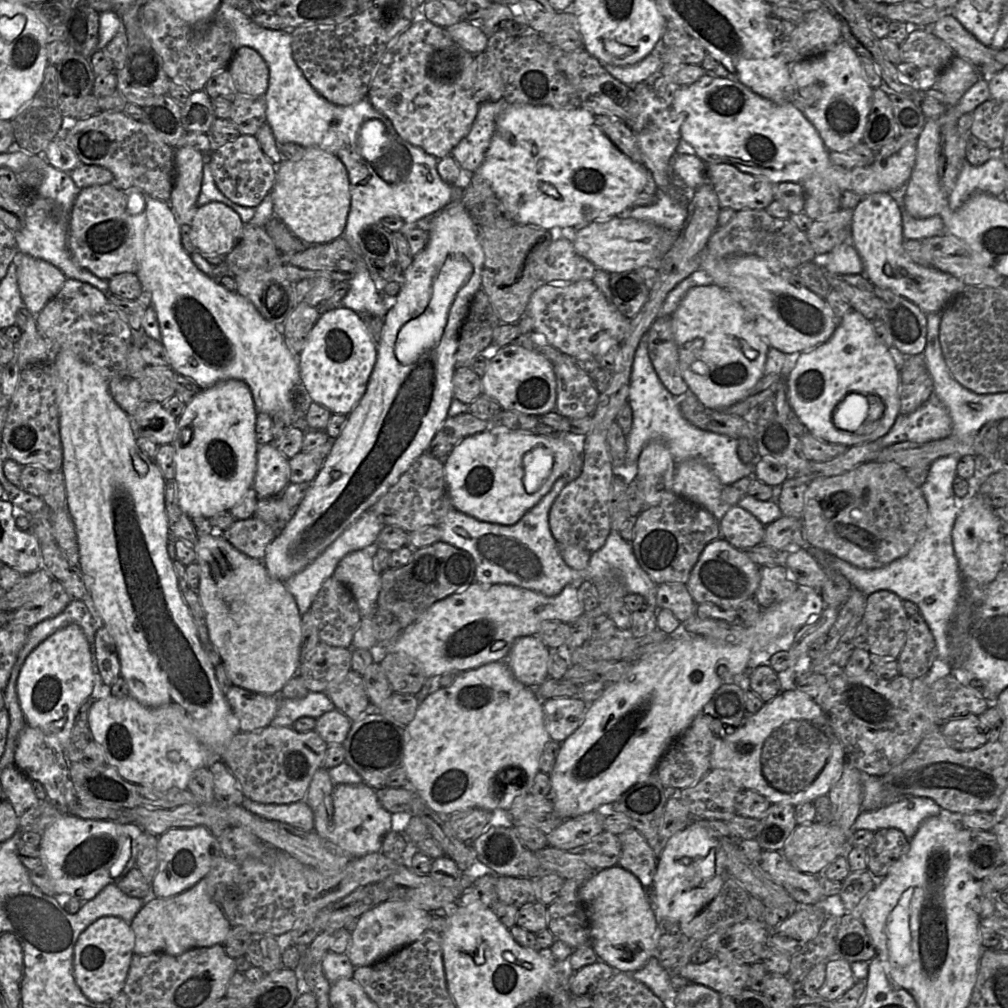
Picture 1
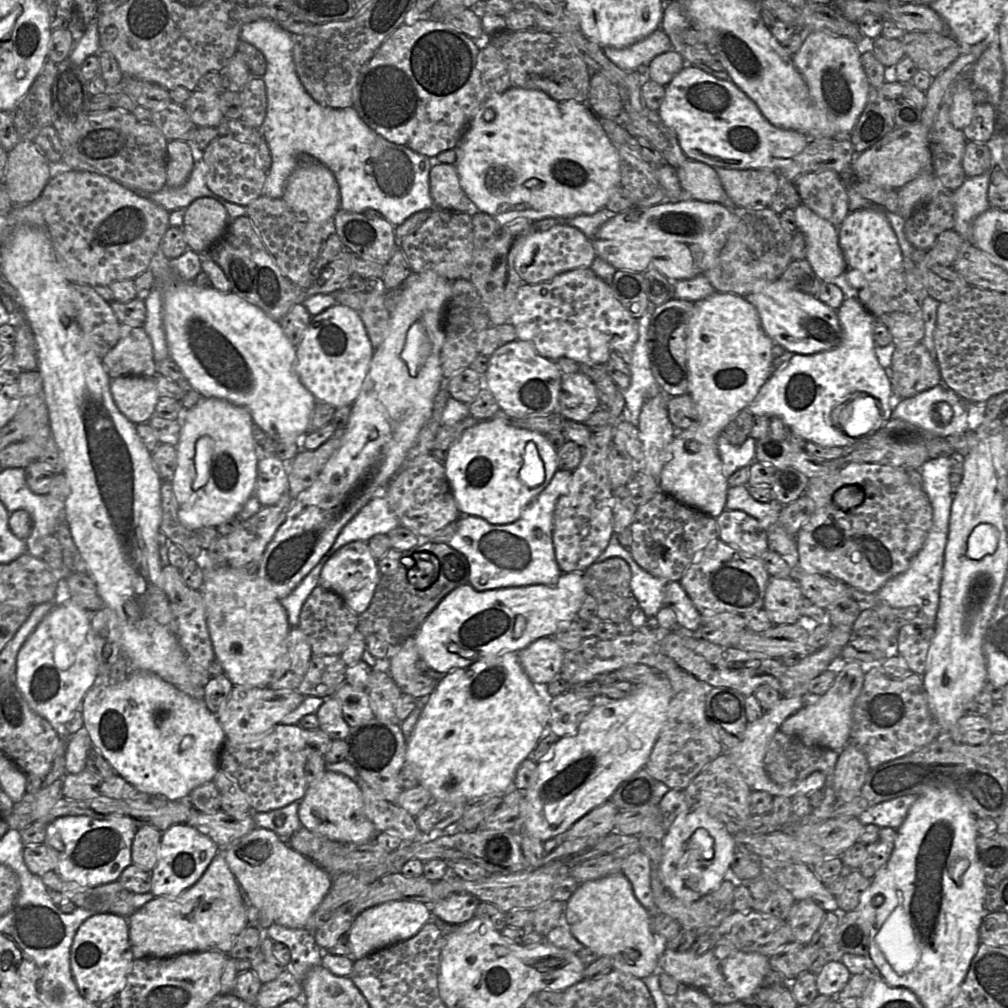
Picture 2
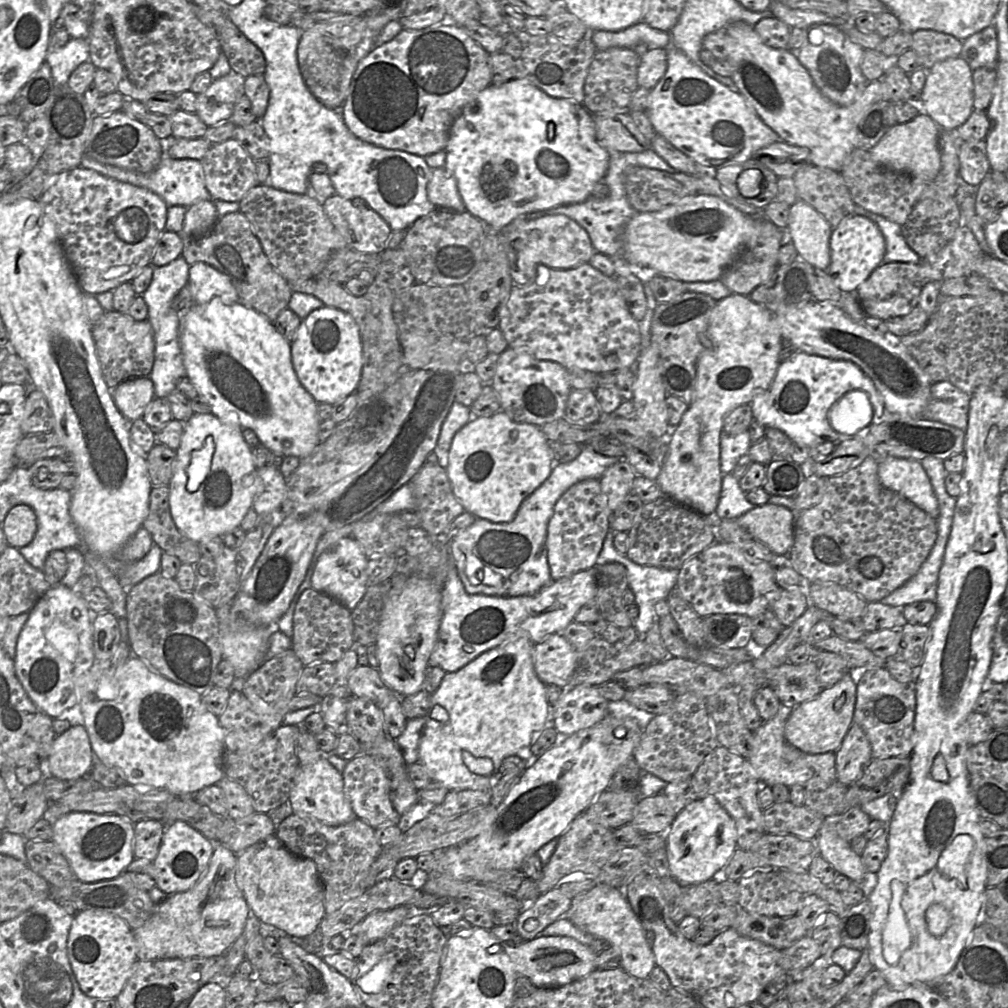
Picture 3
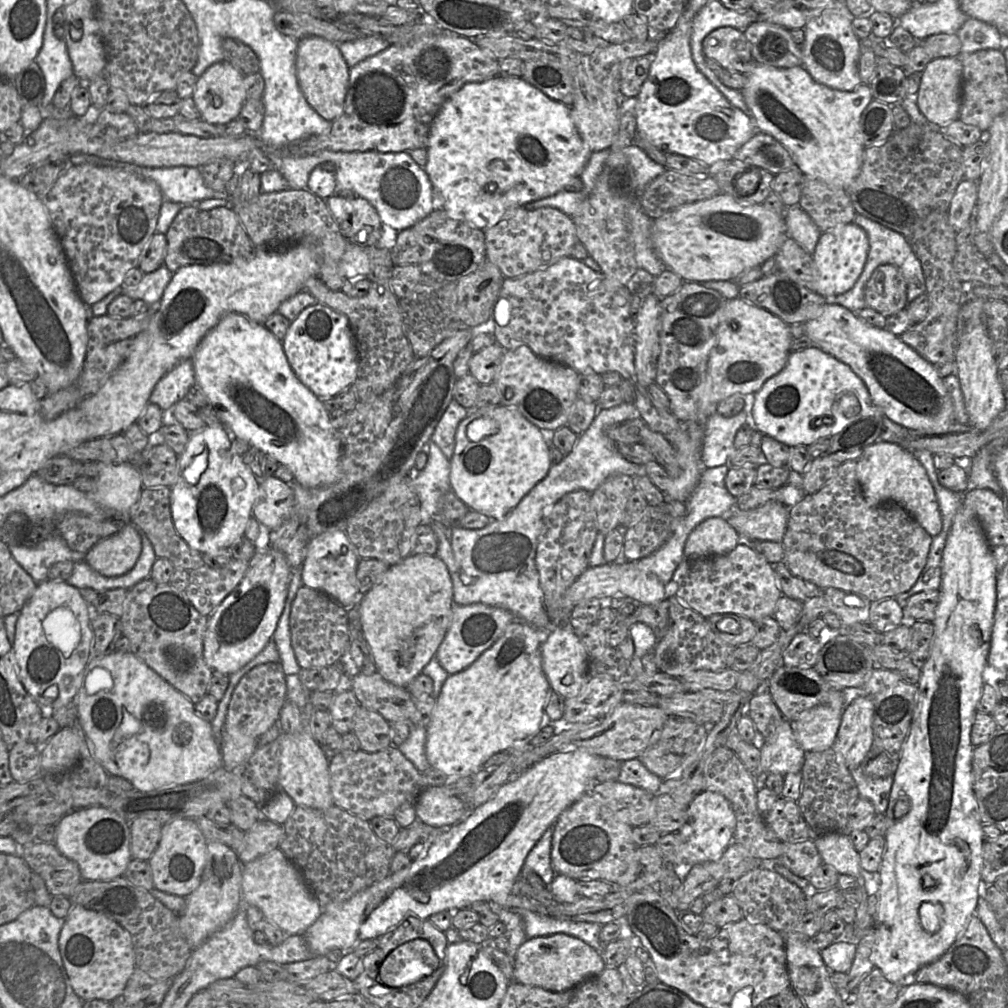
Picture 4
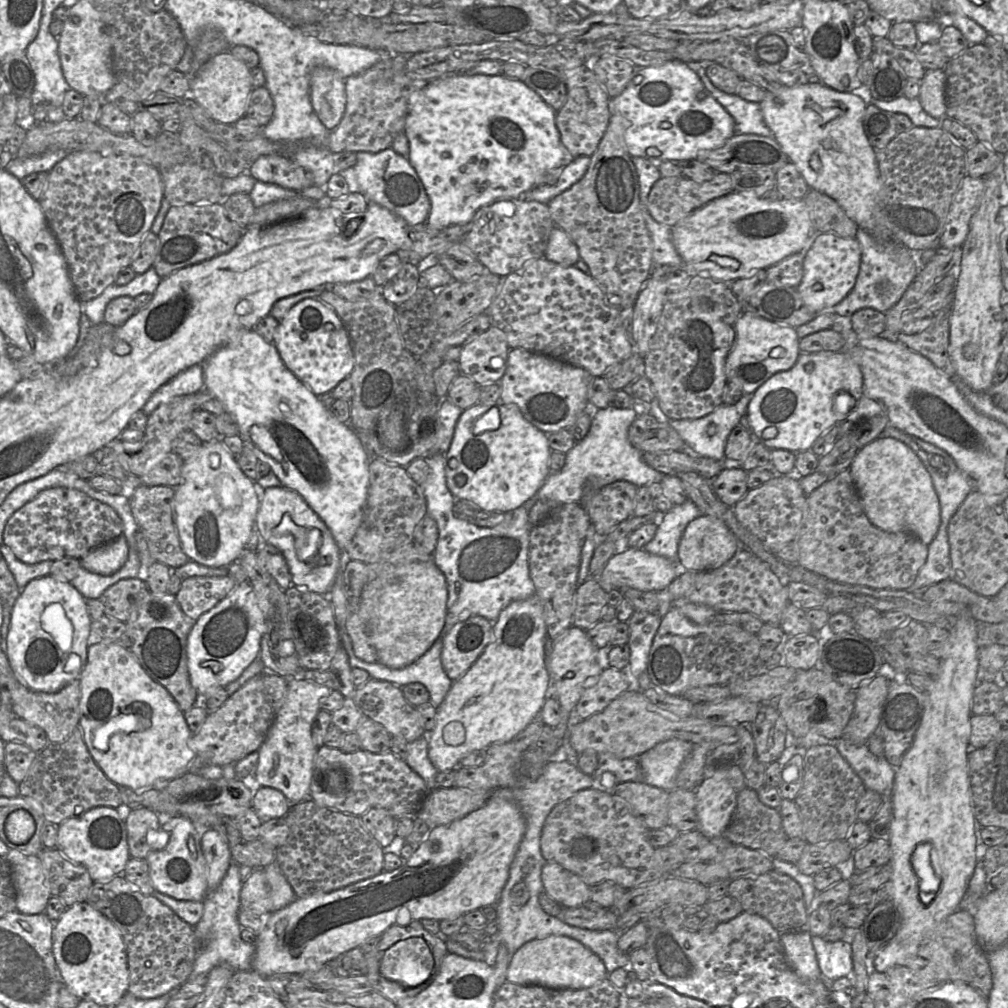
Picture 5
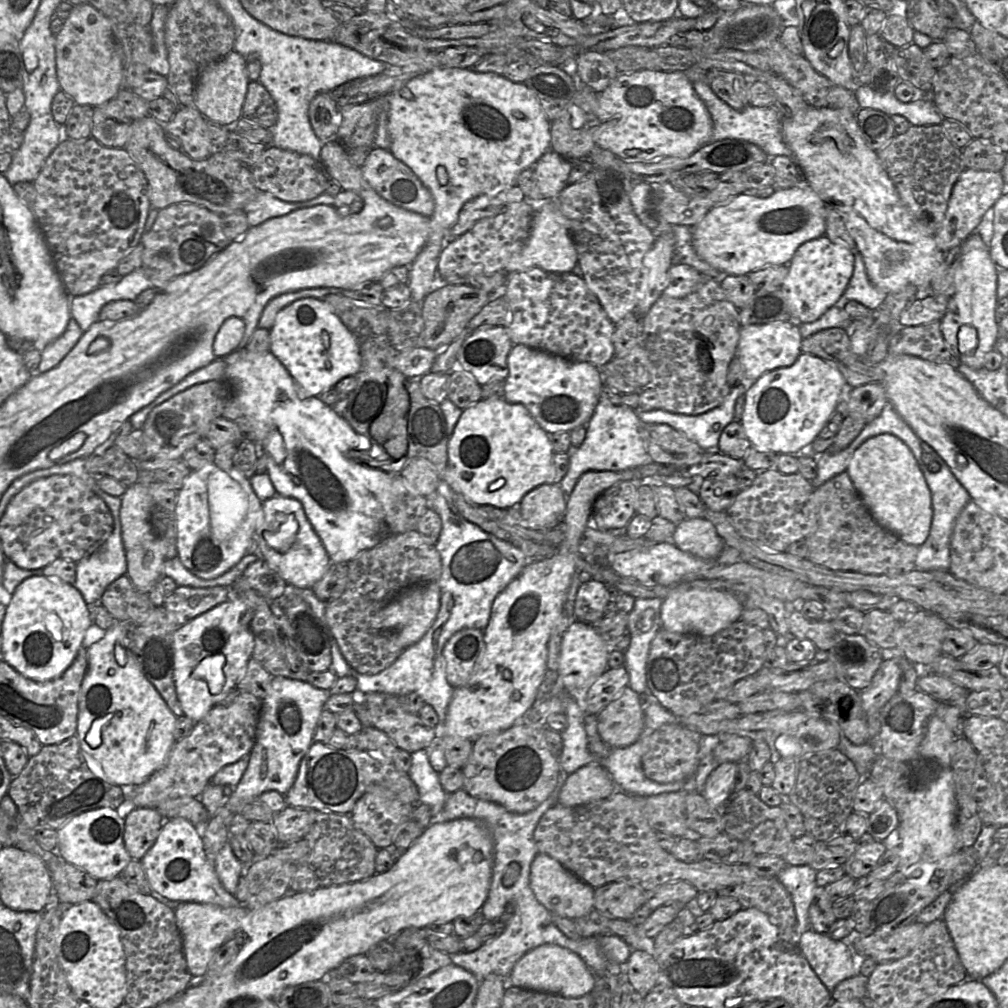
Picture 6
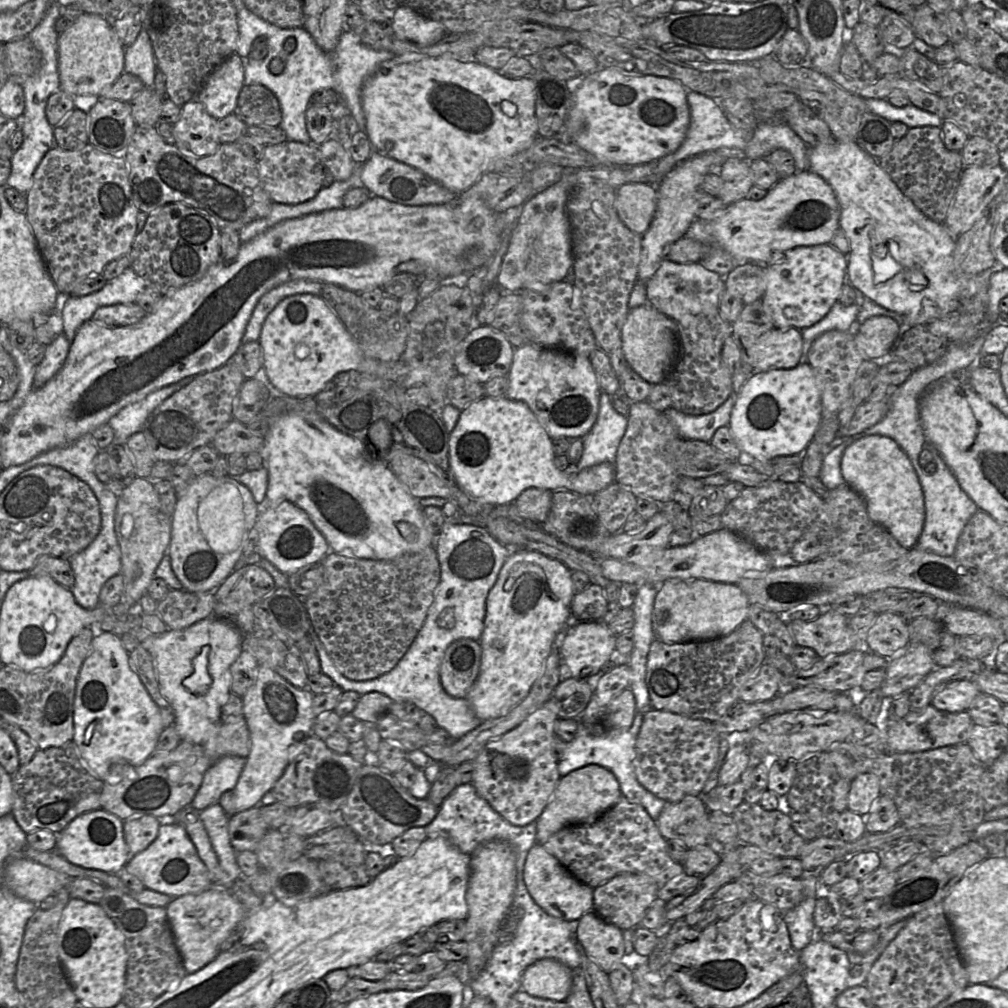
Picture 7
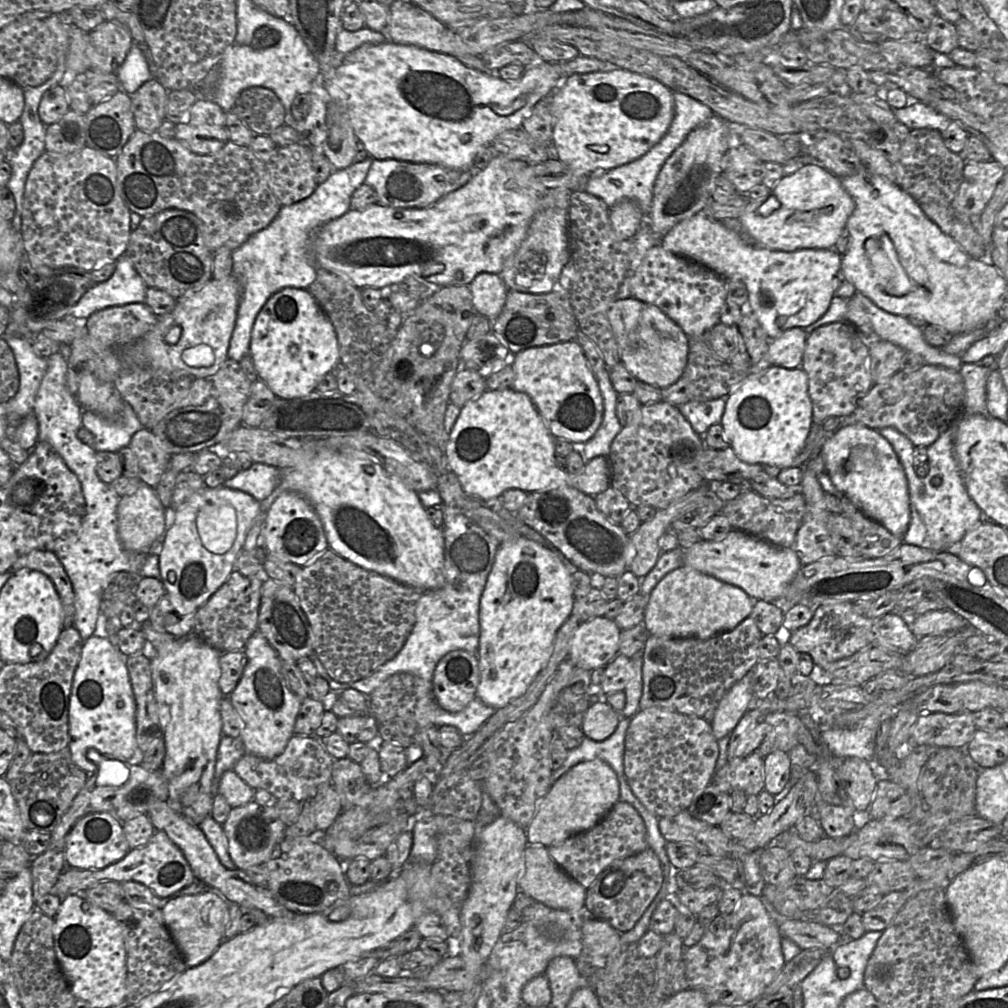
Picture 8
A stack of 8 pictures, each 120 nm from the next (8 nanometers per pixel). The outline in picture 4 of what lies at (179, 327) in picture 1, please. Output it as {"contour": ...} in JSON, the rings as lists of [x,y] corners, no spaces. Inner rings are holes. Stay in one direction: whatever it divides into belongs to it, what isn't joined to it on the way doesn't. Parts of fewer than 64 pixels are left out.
{"contour":[[[226,314],[201,340],[193,354],[192,363],[195,374],[195,385],[202,390],[208,399],[208,404],[210,404],[218,412],[224,427],[231,432],[233,436],[240,437],[241,439],[247,441],[250,446],[259,449],[265,455],[273,457],[279,464],[285,465],[293,474],[294,481],[305,487],[315,488],[331,486],[340,480],[342,445],[339,438],[339,431],[332,426],[321,400],[315,396],[293,372],[283,351],[282,341],[278,340],[264,327],[263,324],[255,323],[241,314]]]}

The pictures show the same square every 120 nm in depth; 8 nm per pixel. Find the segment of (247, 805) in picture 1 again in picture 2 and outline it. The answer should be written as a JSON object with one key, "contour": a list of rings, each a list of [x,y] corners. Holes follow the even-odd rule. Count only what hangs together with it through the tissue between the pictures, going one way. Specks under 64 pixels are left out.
{"contour":[[[294,801],[268,812],[252,811],[252,816],[257,827],[269,829],[282,839],[288,839],[303,826],[298,816],[299,803]]]}

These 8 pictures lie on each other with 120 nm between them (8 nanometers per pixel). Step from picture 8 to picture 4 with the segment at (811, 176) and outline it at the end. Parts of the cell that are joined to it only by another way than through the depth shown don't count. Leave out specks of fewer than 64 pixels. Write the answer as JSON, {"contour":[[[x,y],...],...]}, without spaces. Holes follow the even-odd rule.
{"contour":[[[719,193],[707,199],[684,204],[659,216],[658,218],[654,218],[654,224],[652,228],[652,240],[654,248],[659,257],[666,264],[667,269],[672,270],[682,279],[688,281],[734,280],[741,273],[755,266],[760,266],[764,261],[772,256],[775,256],[787,236],[784,215],[768,210],[763,204],[743,204],[732,196],[724,193]]]}

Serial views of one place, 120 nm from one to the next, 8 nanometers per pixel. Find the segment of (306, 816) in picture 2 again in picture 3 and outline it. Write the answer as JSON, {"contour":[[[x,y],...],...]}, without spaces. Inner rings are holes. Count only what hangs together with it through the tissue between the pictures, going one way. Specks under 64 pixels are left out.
{"contour":[[[327,758],[308,765],[300,765],[289,794],[293,813],[308,815],[331,826],[346,824],[357,816],[344,790],[342,773],[332,766]]]}

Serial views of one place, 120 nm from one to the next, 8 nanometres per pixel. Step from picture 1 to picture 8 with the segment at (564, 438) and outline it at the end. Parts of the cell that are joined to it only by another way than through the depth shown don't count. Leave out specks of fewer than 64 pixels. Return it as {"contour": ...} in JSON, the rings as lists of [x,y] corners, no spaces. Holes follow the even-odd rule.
{"contour":[[[507,389],[486,390],[465,403],[449,434],[445,455],[448,469],[456,474],[469,496],[492,502],[508,489],[527,493],[547,487],[569,486],[595,497],[610,487],[607,457],[591,459],[579,474],[570,474],[555,464],[555,437],[531,398]]]}

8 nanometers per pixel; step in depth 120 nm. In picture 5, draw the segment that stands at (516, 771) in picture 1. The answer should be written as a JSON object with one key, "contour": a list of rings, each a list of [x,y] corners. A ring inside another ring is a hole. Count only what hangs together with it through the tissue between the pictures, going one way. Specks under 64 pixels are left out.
{"contour":[[[536,595],[514,601],[493,623],[491,640],[476,662],[452,686],[437,708],[437,722],[428,735],[428,756],[438,771],[456,769],[468,754],[490,745],[512,741],[540,716],[550,682],[547,670],[547,626],[543,606]]]}

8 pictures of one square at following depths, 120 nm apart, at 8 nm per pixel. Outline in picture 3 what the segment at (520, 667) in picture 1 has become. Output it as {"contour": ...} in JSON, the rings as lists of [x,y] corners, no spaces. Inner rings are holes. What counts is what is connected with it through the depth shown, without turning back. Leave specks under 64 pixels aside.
{"contour":[[[554,633],[533,647],[533,664],[537,676],[546,685],[571,686],[578,651],[562,633]]]}

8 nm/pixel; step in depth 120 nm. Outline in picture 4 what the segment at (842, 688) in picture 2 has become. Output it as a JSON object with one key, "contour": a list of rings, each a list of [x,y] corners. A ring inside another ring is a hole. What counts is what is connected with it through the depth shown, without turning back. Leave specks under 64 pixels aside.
{"contour":[[[817,705],[801,712],[790,722],[796,739],[805,752],[819,752],[834,747],[844,709]]]}

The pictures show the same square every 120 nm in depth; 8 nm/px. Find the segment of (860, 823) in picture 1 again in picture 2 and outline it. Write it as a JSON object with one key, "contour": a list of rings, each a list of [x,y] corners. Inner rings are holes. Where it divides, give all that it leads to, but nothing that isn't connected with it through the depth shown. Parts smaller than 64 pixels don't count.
{"contour":[[[905,795],[876,804],[858,816],[864,825],[874,824],[879,828],[890,827],[898,830],[903,824],[917,795]]]}

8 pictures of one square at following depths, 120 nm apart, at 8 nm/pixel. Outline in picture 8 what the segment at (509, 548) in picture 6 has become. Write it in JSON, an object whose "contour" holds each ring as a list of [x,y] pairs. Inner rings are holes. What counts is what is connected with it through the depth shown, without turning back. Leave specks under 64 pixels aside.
{"contour":[[[445,507],[445,516],[442,527],[444,533],[444,583],[438,589],[424,591],[423,595],[418,600],[416,607],[416,622],[402,649],[394,658],[383,664],[372,675],[352,683],[339,683],[332,679],[316,653],[314,653],[311,655],[311,660],[318,675],[328,682],[330,690],[340,694],[344,690],[355,689],[369,696],[386,679],[401,672],[411,673],[432,682],[437,663],[450,651],[460,649],[472,654],[478,654],[480,638],[480,599],[500,543],[489,536],[474,521],[461,514],[459,510],[455,510],[451,507]],[[475,697],[463,710],[450,713],[438,704],[434,725],[437,727],[453,726],[465,737],[474,734],[495,712],[495,708],[486,705]]]}

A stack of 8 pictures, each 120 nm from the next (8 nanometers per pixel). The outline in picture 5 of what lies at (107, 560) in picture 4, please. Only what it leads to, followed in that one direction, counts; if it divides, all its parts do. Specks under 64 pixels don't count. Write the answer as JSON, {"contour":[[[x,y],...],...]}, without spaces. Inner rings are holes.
{"contour":[[[123,535],[108,543],[102,544],[81,559],[81,566],[100,575],[111,575],[117,572],[128,559],[129,547]]]}

